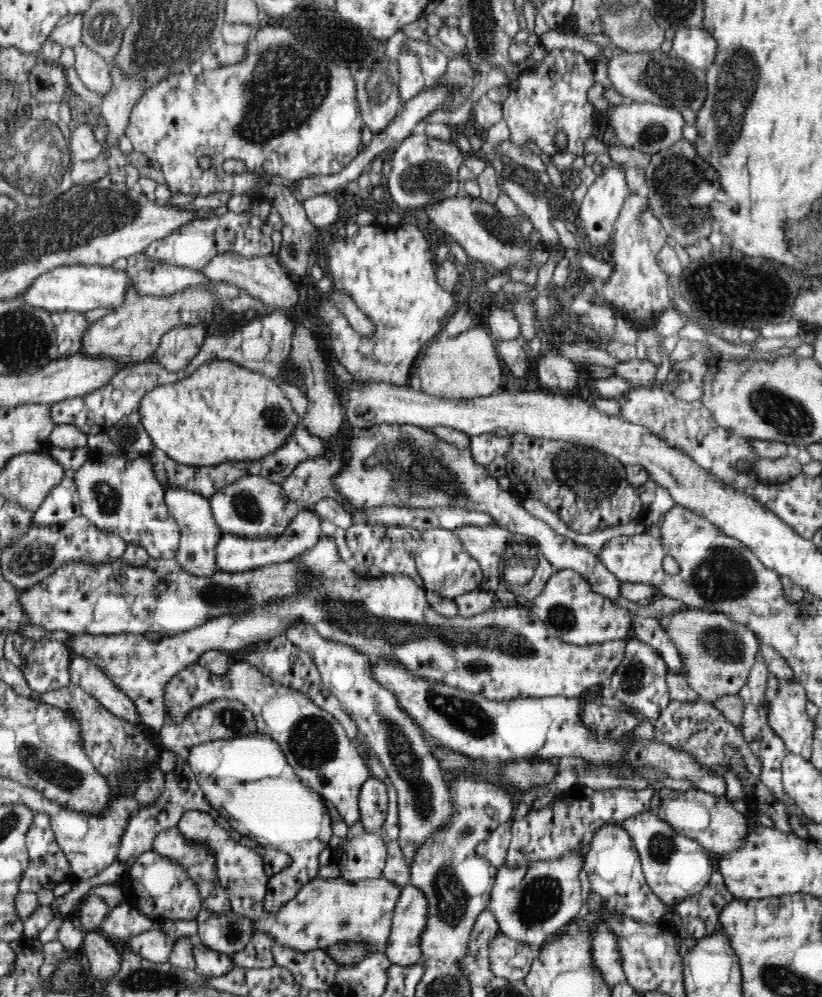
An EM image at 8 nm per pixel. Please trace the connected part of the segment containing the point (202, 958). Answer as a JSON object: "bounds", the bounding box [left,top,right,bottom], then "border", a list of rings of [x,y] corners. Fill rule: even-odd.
{"bounds":[184,935,235,978],"border":[[[196,935],[189,938],[184,937],[184,939],[188,939],[193,945],[192,955],[193,959],[196,960],[195,968],[198,971],[198,975],[202,975],[204,978],[220,978],[220,976],[228,974],[235,967],[231,956],[226,955],[224,952],[208,948],[201,943]]]}

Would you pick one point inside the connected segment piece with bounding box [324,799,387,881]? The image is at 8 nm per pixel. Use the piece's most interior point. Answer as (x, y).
(362, 857)

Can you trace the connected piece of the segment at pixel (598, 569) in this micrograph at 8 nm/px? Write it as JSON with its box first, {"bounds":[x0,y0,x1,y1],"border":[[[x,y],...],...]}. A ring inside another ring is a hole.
{"bounds":[330,425,622,601],"border":[[[410,425],[354,428],[346,460],[340,472],[330,478],[330,484],[336,493],[348,501],[352,511],[374,510],[378,507],[458,507],[488,513],[499,527],[533,539],[534,546],[544,553],[544,557],[555,567],[554,570],[572,569],[580,572],[593,590],[613,601],[622,596],[621,580],[608,571],[607,566],[590,550],[557,534],[546,521],[532,516],[510,491],[500,488],[498,480],[471,456],[471,445],[459,448],[449,444],[430,428]],[[416,444],[420,444],[420,448],[416,448]]]}

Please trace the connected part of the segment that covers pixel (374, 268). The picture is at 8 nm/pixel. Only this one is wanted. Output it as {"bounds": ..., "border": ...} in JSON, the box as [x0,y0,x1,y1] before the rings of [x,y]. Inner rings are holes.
{"bounds":[318,224,454,385],"border":[[[404,224],[404,226],[393,227],[361,225],[358,232],[351,237],[345,237],[341,241],[336,241],[328,248],[328,258],[330,274],[334,282],[334,290],[346,292],[356,306],[366,314],[376,325],[376,331],[371,337],[363,336],[354,331],[348,323],[346,316],[336,308],[332,300],[322,304],[318,308],[318,318],[330,326],[330,342],[334,348],[336,360],[355,376],[357,381],[389,381],[392,384],[406,385],[410,378],[410,370],[415,370],[410,366],[422,346],[432,338],[441,335],[445,324],[450,318],[450,308],[454,304],[454,294],[446,291],[444,287],[438,285],[435,272],[437,263],[434,261],[430,244],[422,230],[414,224]]]}

